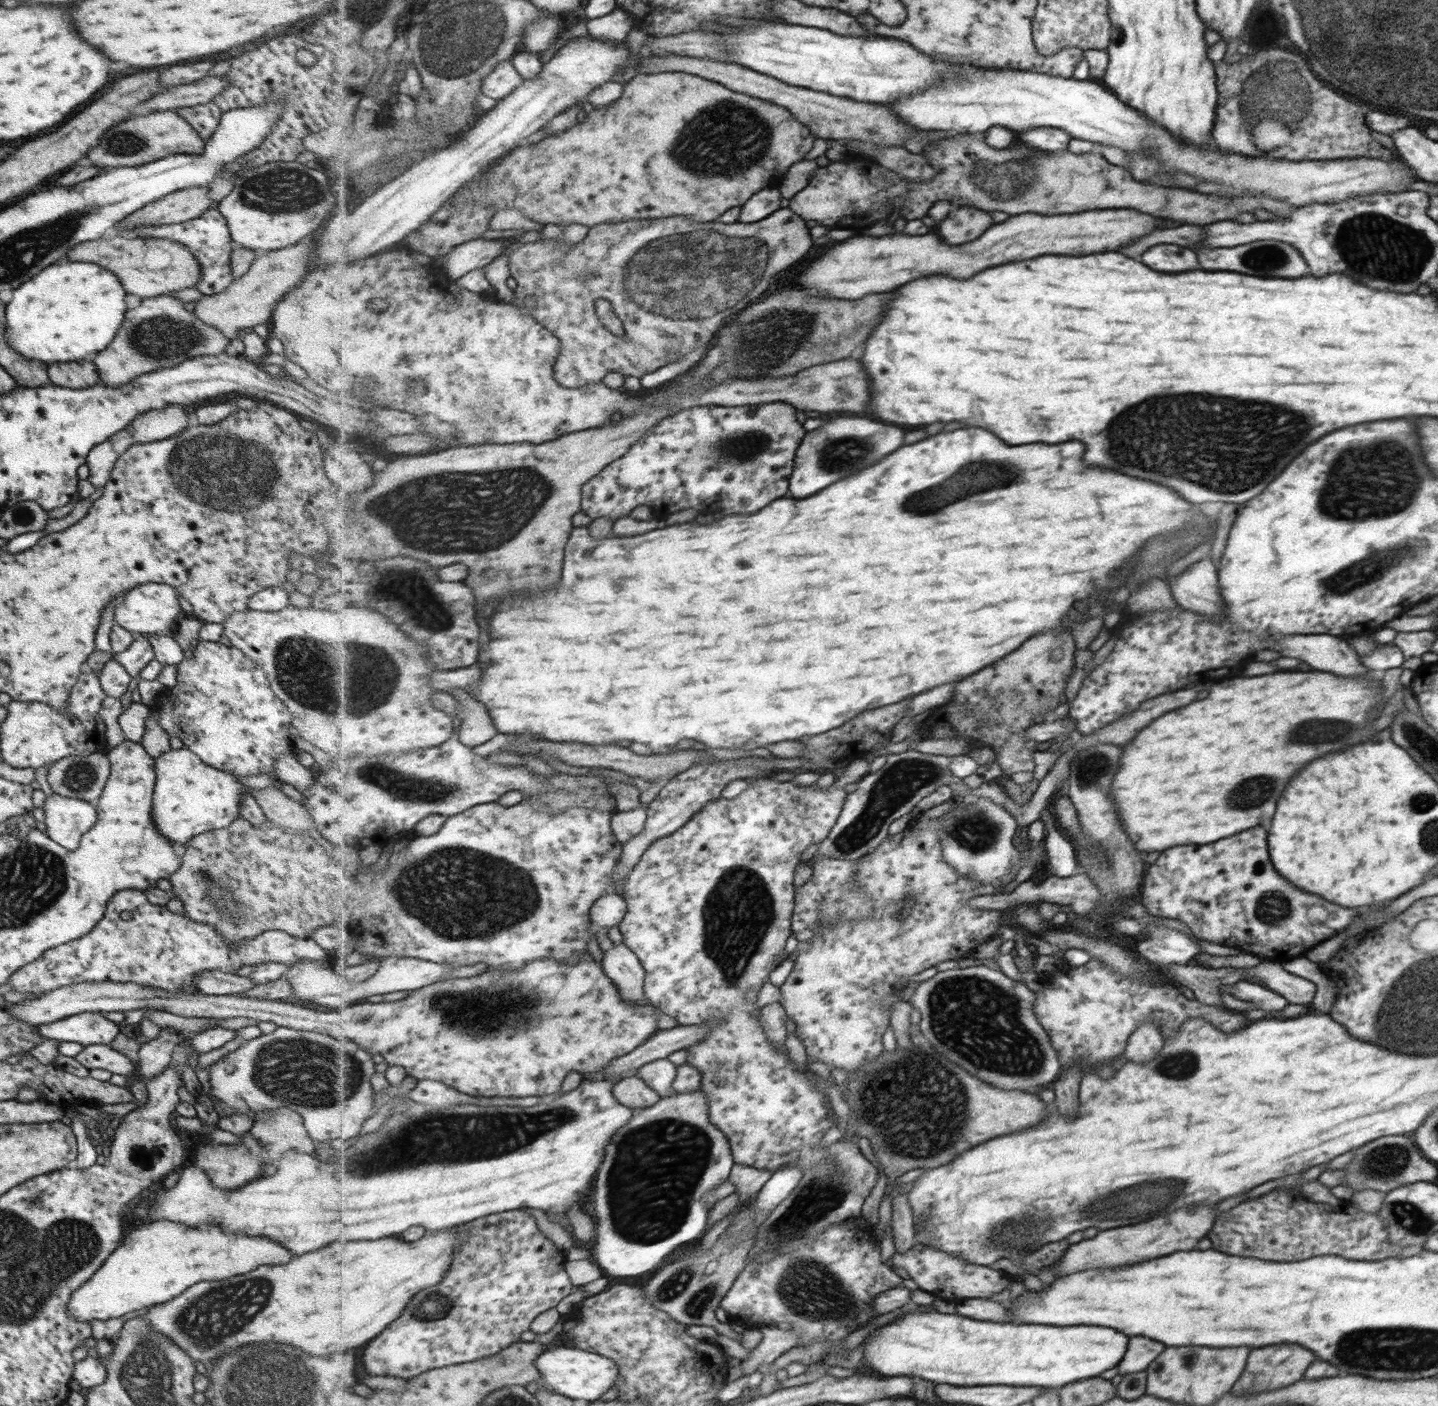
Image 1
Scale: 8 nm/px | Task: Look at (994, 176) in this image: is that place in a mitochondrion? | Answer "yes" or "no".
yes

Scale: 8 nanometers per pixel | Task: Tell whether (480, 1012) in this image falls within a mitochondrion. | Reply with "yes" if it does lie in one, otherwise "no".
yes

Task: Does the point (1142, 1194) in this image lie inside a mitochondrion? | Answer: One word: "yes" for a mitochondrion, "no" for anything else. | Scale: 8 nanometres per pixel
yes

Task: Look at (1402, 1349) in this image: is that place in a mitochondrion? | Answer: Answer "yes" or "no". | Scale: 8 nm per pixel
yes

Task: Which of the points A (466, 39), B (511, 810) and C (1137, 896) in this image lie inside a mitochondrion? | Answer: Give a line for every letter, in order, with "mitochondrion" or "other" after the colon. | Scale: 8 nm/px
A: mitochondrion
B: other
C: other

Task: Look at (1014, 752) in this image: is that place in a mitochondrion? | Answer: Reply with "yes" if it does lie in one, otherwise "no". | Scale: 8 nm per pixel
no

